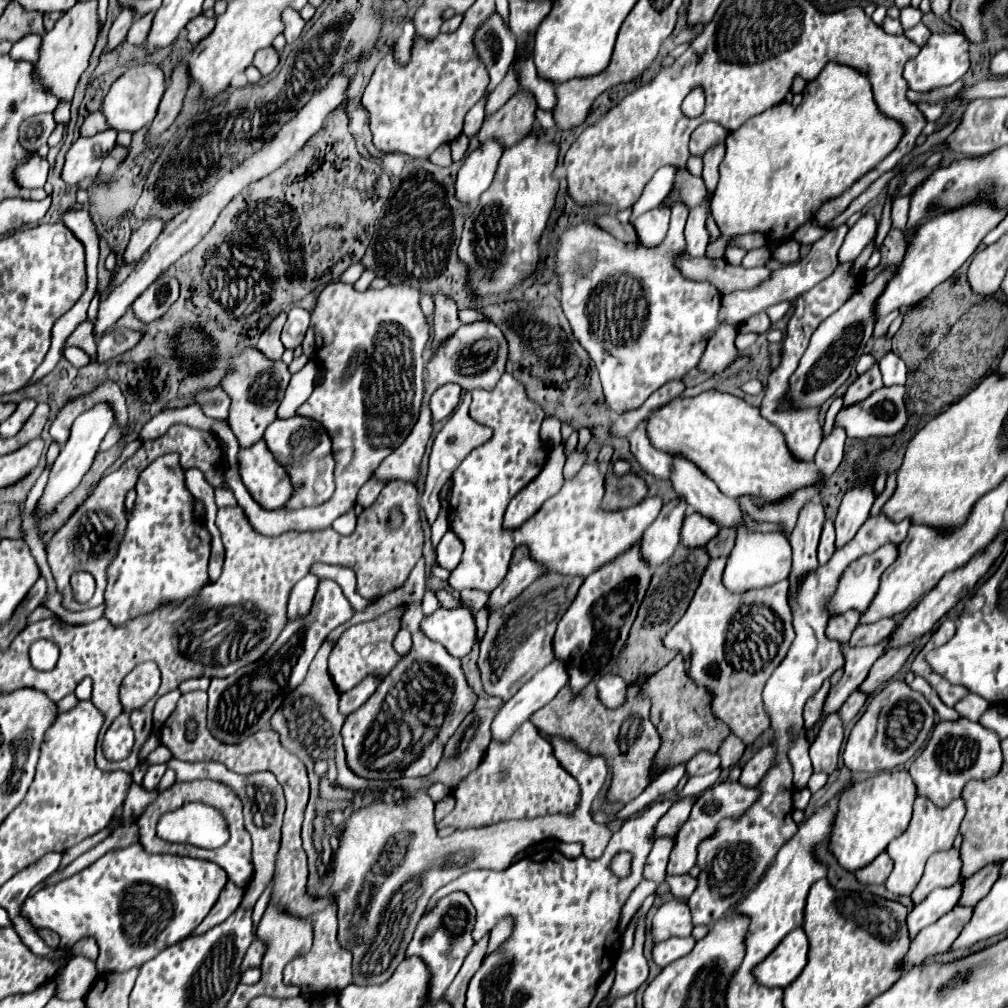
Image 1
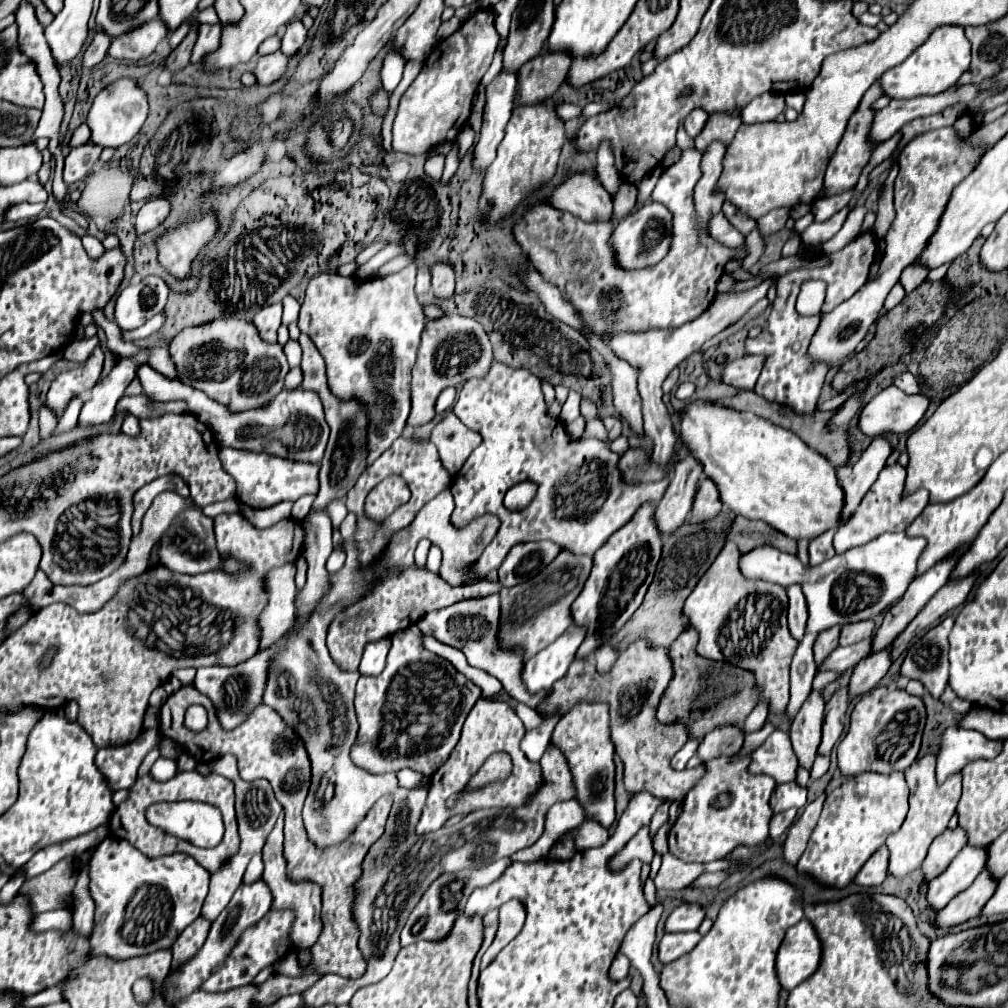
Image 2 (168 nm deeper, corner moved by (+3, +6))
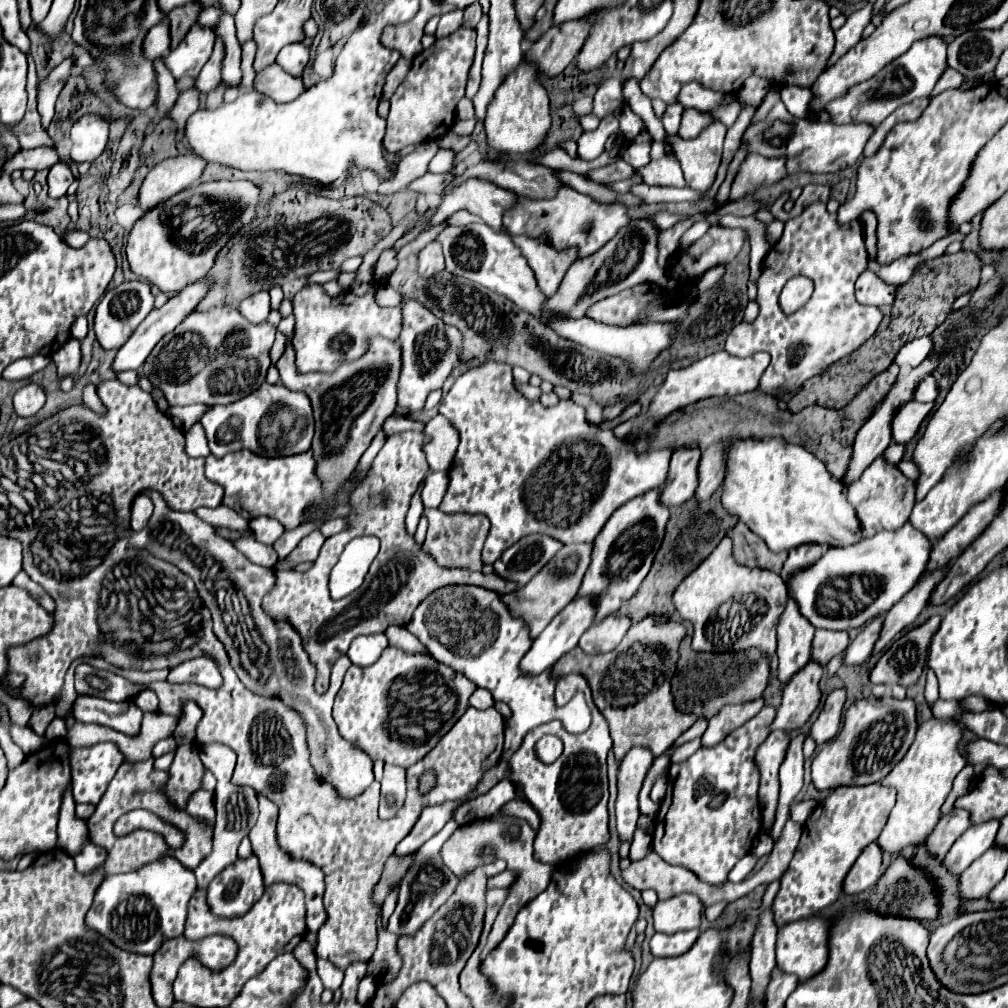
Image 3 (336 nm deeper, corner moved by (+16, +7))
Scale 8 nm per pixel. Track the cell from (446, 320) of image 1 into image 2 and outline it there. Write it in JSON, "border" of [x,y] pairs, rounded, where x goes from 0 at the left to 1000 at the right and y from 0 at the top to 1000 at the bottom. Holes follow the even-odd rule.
{"border":[[[443,261],[430,263],[428,273],[430,273],[428,291],[430,291],[434,297],[445,297],[445,295],[449,295],[451,273],[449,273],[449,265],[447,265],[447,263],[443,263]]]}

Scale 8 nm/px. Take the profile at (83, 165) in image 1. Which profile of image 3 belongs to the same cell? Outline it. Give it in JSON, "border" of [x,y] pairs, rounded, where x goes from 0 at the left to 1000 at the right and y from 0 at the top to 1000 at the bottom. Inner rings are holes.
{"border":[[[62,161],[54,163],[48,171],[48,192],[50,192],[50,196],[65,194],[65,188],[71,181],[73,181],[73,175],[71,175],[69,167]]]}

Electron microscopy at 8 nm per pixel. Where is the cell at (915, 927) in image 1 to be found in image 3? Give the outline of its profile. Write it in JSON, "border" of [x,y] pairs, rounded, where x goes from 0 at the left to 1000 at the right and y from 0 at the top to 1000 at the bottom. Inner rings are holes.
{"border":[[[980,813],[970,819],[962,819],[938,847],[938,859],[946,867],[954,867],[968,851],[972,851],[982,839],[986,839],[992,813]]]}

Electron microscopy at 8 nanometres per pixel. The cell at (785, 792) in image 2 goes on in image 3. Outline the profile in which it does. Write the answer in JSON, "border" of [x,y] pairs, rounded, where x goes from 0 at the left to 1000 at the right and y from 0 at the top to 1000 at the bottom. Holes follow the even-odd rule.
{"border":[[[808,794],[795,795],[789,798],[786,798],[784,802],[784,812],[797,818],[798,815],[803,812],[804,808],[809,804],[812,797]]]}

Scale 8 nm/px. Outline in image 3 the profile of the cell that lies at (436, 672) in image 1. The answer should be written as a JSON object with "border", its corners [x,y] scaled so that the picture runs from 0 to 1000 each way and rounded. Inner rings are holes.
{"border":[[[387,641],[379,651],[365,663],[347,661],[337,687],[333,688],[329,710],[335,718],[335,726],[341,734],[361,742],[369,754],[379,754],[399,762],[409,760],[421,752],[435,734],[450,720],[450,716],[464,704],[464,692],[474,681],[466,677],[460,669],[450,667],[446,661],[429,655],[421,649],[405,649],[399,643]],[[393,694],[419,694],[419,702],[401,700],[401,712],[393,714]],[[413,718],[421,722],[423,734],[409,730],[407,720]]]}

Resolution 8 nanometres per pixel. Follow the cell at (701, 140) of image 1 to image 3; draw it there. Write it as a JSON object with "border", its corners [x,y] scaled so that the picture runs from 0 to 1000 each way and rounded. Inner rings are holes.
{"border":[[[665,103],[665,105],[661,107],[661,111],[659,111],[659,115],[655,117],[657,123],[659,123],[659,129],[661,129],[663,133],[671,133],[671,131],[673,131],[677,109],[679,109],[679,107],[677,107],[675,103]]]}

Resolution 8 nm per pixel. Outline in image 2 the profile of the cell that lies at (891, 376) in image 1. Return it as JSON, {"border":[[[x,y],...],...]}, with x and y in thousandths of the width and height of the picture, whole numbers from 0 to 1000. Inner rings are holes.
{"border":[[[902,368],[890,370],[886,374],[886,382],[892,384],[894,388],[898,388],[898,390],[912,390],[912,380],[910,380],[910,376]]]}

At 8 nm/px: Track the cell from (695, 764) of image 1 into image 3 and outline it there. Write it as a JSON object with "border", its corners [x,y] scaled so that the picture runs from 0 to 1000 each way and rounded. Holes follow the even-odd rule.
{"border":[[[746,694],[742,698],[726,698],[718,700],[702,718],[702,724],[696,730],[696,740],[710,740],[714,734],[718,734],[724,726],[734,722],[742,712],[750,710],[758,700],[758,694]]]}

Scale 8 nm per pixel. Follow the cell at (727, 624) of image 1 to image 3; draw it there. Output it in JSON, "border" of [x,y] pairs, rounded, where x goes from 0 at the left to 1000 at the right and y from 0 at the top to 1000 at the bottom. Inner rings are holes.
{"border":[[[720,532],[669,585],[669,601],[675,611],[688,621],[687,643],[694,647],[724,647],[752,641],[760,651],[766,651],[770,645],[770,621],[782,595],[780,579],[768,567],[732,560],[724,550],[724,544],[726,536]],[[704,613],[706,627],[702,627]]]}

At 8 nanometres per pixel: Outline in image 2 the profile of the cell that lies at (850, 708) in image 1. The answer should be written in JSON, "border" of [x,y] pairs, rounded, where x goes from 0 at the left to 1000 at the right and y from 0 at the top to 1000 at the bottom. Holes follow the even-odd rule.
{"border":[[[882,644],[862,650],[856,656],[852,656],[850,664],[846,664],[844,676],[842,676],[842,691],[850,691],[850,689],[858,689],[864,684],[868,684],[868,680],[878,672],[880,664],[884,662],[882,656]]]}

